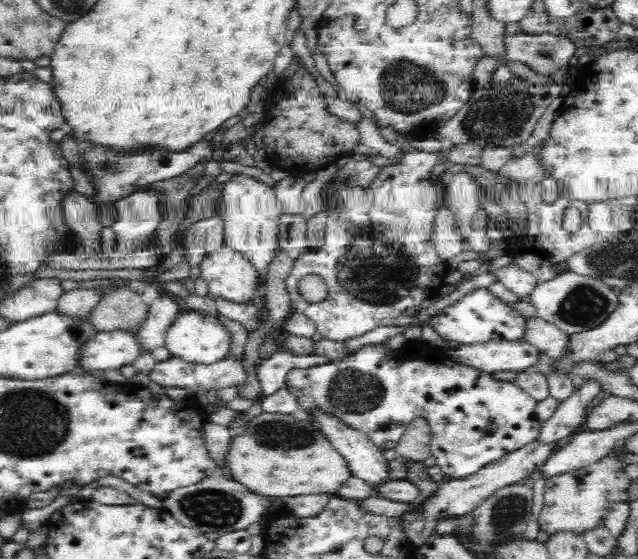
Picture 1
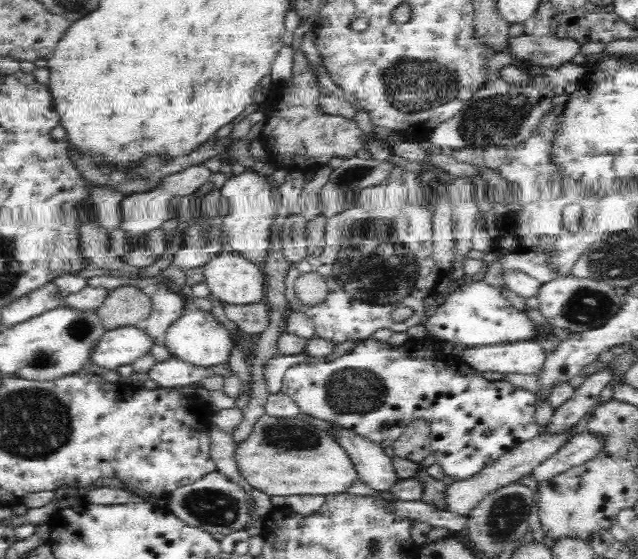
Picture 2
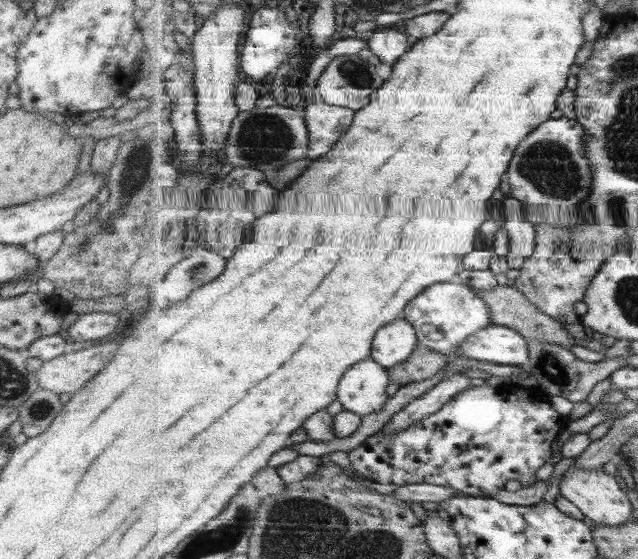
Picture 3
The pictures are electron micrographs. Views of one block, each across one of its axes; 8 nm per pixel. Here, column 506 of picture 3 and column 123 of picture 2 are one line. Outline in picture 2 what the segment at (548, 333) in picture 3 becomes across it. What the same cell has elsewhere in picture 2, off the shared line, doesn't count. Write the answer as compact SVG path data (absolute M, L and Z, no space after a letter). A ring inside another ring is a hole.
M120 286L110 292L97 308L106 330L141 325L152 312L152 299L134 286Z

